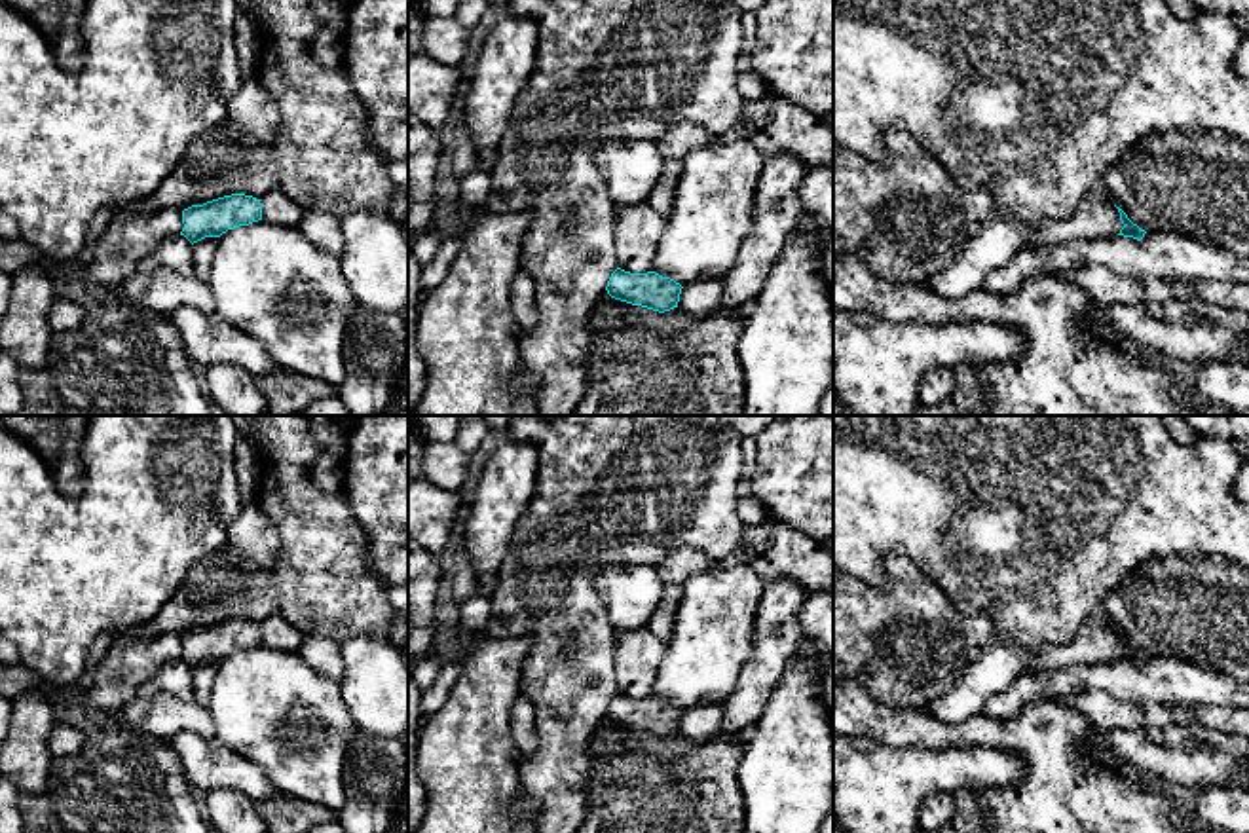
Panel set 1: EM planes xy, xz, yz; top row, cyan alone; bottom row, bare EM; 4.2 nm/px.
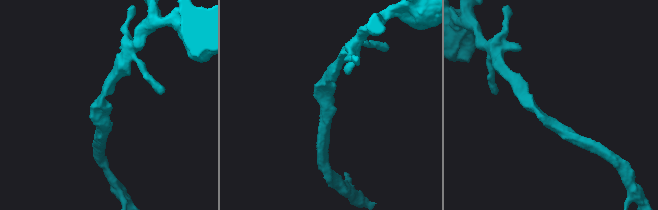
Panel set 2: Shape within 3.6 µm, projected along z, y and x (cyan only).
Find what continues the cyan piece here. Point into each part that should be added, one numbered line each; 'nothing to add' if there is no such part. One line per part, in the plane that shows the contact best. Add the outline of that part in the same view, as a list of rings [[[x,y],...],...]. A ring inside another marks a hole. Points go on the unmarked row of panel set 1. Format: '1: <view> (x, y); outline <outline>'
1: yz (1096, 644); outline [[[1088,620],[1067,645],[1040,645],[1027,655],[1027,679],[1040,670],[1057,670],[1069,664],[1109,664],[1124,653],[1120,638],[1105,620]]]

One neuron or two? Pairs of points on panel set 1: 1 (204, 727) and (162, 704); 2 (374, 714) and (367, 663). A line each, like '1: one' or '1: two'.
1: one
2: one

